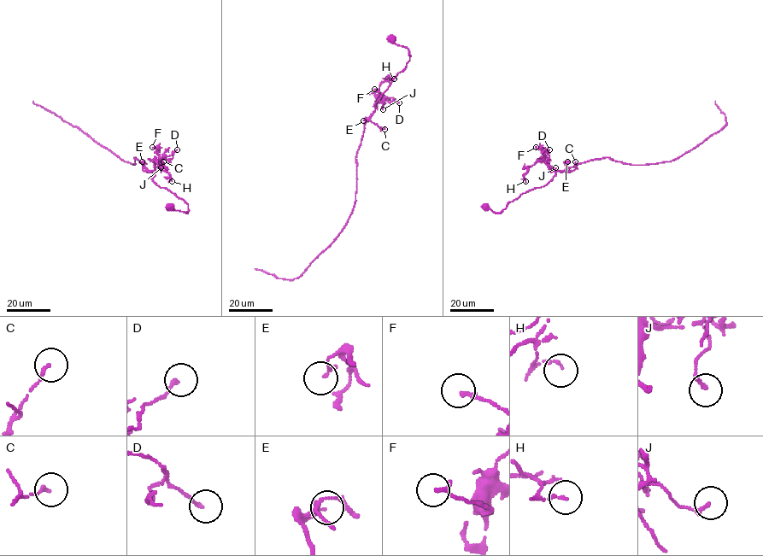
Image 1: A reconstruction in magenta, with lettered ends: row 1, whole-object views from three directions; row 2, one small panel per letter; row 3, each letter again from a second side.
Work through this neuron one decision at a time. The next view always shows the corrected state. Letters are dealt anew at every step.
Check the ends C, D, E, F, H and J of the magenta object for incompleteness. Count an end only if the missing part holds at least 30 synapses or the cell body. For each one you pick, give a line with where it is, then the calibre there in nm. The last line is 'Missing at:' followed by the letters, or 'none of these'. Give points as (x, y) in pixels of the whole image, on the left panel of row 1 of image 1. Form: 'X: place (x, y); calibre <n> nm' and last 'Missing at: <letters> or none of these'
Missing at: none of these

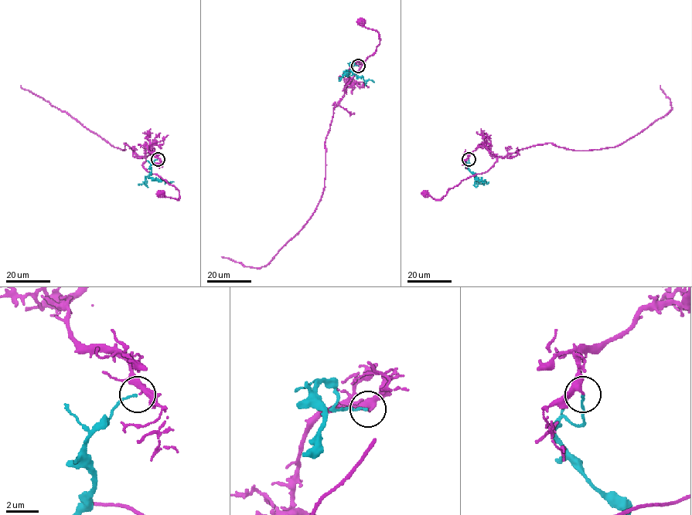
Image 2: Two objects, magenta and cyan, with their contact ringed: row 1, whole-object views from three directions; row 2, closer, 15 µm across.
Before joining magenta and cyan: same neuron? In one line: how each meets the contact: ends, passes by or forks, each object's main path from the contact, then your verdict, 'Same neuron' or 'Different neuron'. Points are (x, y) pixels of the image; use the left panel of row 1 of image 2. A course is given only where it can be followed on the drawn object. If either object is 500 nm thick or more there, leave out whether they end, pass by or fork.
At the ring magenta passes by. At the ring cyan ends. Course of magenta: (158, 158), (147, 147), (144, 167), (174, 185), (178, 191), (178, 199), (162, 195), (161, 193). Course of cyan: (157, 158), (151, 164), (149, 176), (156, 180), (173, 181). Different neuron

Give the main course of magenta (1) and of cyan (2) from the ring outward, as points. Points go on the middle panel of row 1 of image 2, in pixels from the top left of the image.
1: (358, 66), (352, 66), (349, 70), (346, 93), (345, 87), (380, 44), (379, 33), (365, 27), (362, 22)
2: (358, 66), (354, 66), (352, 62), (349, 72), (374, 82)

